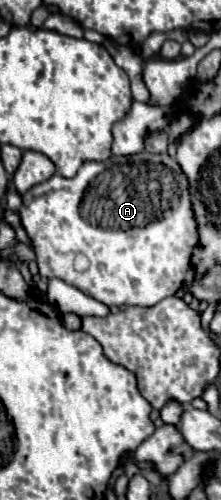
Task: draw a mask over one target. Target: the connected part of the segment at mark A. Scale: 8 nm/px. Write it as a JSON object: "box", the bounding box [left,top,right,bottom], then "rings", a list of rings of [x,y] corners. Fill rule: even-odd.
{"box":[18,150,200,308],"rings":[[[144,150],[140,154],[132,154],[132,156],[110,156],[104,162],[86,162],[86,164],[82,164],[82,168],[78,170],[78,174],[74,178],[64,178],[56,172],[46,182],[36,184],[36,186],[32,186],[30,190],[26,190],[22,194],[22,206],[20,206],[18,214],[20,214],[22,226],[24,226],[30,242],[32,242],[40,276],[48,278],[48,280],[60,278],[66,284],[76,286],[78,290],[86,292],[88,296],[96,298],[98,302],[102,302],[106,306],[142,306],[142,308],[148,308],[148,306],[154,306],[154,304],[158,304],[160,300],[164,300],[168,296],[174,296],[182,288],[186,278],[190,276],[190,272],[192,272],[192,252],[194,252],[194,248],[200,246],[198,244],[198,238],[200,238],[198,222],[196,222],[196,216],[194,216],[194,210],[192,210],[190,186],[188,186],[186,174],[182,172],[180,164],[172,156],[168,156],[168,154],[150,154],[148,150]],[[82,256],[86,258],[86,266],[78,268],[78,258],[82,258]]]}

